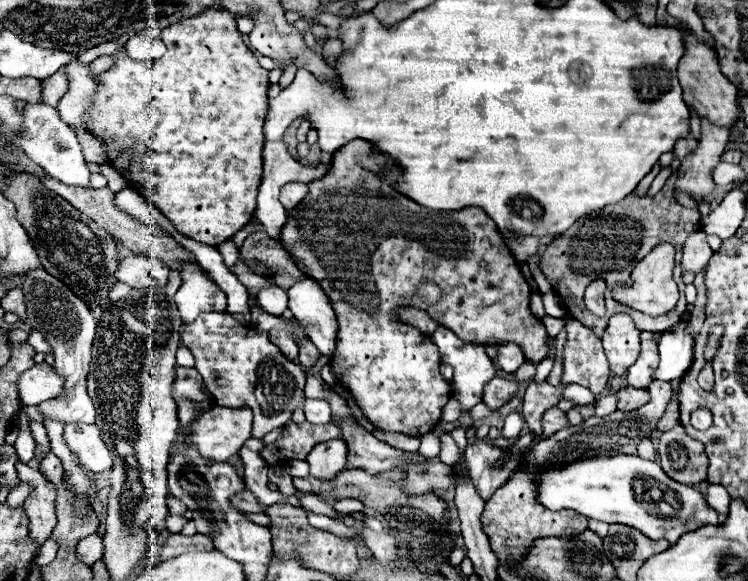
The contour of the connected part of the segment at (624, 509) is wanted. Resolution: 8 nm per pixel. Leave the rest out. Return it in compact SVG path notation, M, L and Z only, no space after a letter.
M594 456L552 468L546 466L536 476L536 490L538 504L548 510L574 510L606 524L626 524L652 540L666 538L670 544L678 542L686 532L720 524L718 514L696 488L674 482L658 462L640 456Z

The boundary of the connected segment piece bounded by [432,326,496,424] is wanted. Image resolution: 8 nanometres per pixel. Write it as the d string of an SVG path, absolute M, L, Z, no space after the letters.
M442 326L442 330L436 330L436 332L432 334L432 340L434 340L434 344L436 344L438 350L440 350L442 362L444 362L444 364L450 364L450 366L454 368L454 378L452 378L454 398L456 398L456 400L462 404L462 408L466 410L466 412L462 414L460 422L462 422L462 424L470 424L470 420L472 420L472 418L470 418L470 410L472 410L478 402L482 402L482 388L484 388L484 384L488 384L488 382L496 376L496 366L494 366L492 360L488 358L484 346L462 342L452 330L448 330L448 328L444 328L444 326Z

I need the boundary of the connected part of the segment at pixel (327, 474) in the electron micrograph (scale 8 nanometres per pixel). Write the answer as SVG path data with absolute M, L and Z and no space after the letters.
M336 438L336 440L330 440L328 444L318 444L316 448L312 448L306 462L314 478L332 480L336 478L338 472L344 470L346 456L348 456L348 450L346 450L344 440Z

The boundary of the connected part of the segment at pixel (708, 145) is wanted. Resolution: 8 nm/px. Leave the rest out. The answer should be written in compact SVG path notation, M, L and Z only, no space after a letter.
M702 118L702 132L698 138L698 146L680 164L676 180L678 190L702 196L708 196L714 190L710 170L720 162L720 156L730 140L728 134L730 134L728 128L718 128Z

